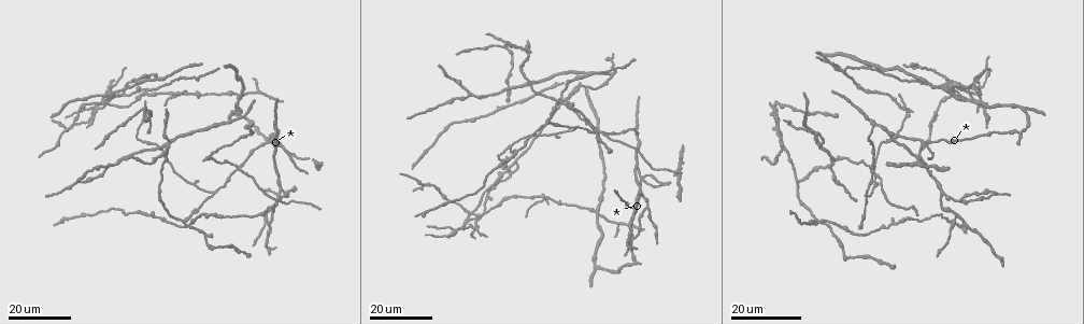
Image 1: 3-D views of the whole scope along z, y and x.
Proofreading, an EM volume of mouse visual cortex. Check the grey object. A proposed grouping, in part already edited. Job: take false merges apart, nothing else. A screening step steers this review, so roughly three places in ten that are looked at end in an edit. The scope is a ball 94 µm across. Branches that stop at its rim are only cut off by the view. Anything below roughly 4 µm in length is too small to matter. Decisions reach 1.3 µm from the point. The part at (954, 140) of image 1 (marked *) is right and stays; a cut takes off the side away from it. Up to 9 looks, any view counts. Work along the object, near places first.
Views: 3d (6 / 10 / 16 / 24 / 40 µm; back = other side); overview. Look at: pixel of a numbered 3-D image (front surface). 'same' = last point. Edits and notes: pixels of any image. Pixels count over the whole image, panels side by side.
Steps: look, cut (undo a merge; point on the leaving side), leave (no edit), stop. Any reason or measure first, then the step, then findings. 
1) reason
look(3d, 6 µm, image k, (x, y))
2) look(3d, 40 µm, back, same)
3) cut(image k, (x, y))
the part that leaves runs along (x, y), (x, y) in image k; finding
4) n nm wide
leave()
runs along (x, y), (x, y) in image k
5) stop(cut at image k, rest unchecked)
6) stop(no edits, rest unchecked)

look(3d, 16 µm, image 1, (275, 129))

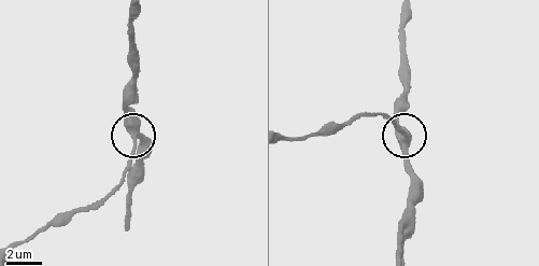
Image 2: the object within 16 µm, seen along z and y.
closer look
look(3d, 6 µm, image 2, (403, 138))

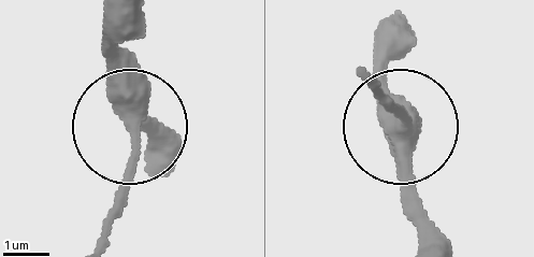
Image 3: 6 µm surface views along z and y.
side arm 16 µm
leave()
runs along (147, 147), (112, 52), (112, 9) in image 3; one neuron here

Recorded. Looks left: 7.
four arms meet
look(3d, 24 µm, image 1, (236, 166))

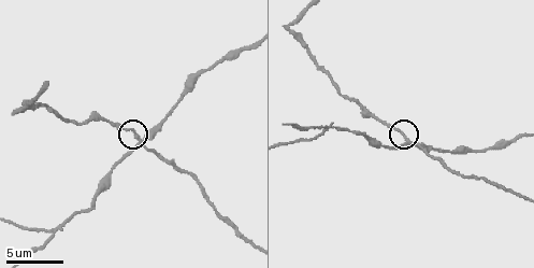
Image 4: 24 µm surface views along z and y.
look(3d, 10 µm, image 4, (139, 140))

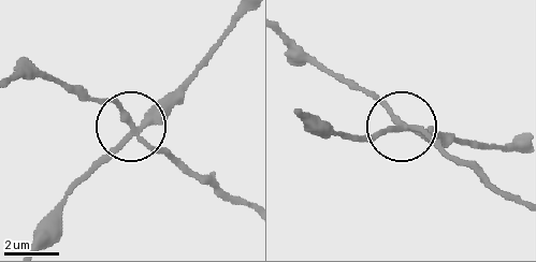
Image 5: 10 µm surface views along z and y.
4 arms
cut(image 5, (165, 148))
the part that leaves runs along (403, 125), (286, 41) in image 5; two neurons meet here

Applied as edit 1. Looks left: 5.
branch point
look(3d, 16 µm, image 1, (859, 233))

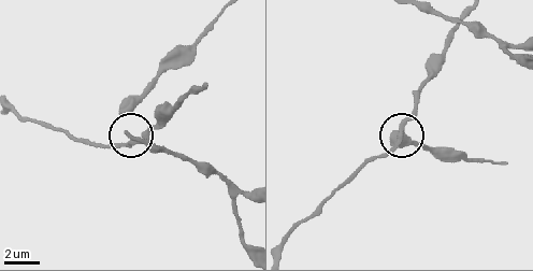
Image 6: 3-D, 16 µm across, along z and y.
look(3d, 6 µm, image 6, (401, 126))

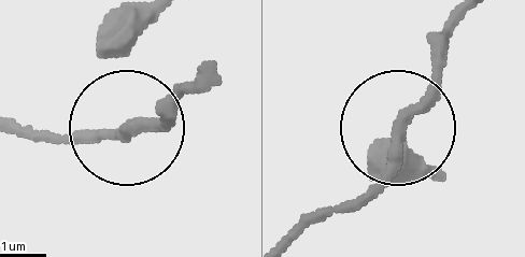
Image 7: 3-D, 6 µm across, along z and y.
look(3d, 6 µm, back, image 7, (401, 126))

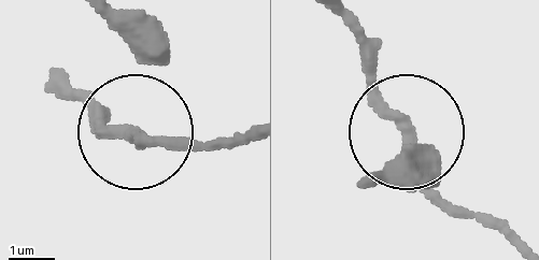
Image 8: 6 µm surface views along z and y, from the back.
leave()
runs along (100, 19), (135, 54), (135, 134), (200, 146) in image 8; all the same neuron

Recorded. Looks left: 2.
a fork
look(3d, 16 µm, image 4, (53, 230))

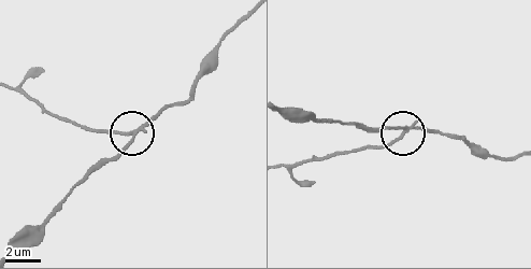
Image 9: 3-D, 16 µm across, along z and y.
look(3d, 16 µm, back, image 9, (133, 134))

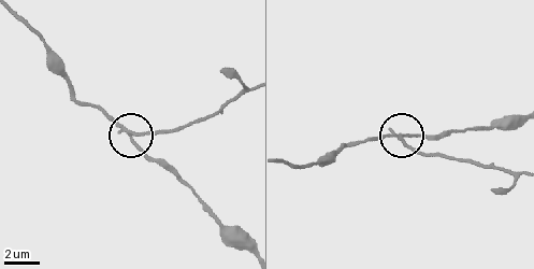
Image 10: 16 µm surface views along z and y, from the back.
160 nm wide
cut(image 10, (148, 132))
the part that leaves runs along (129, 131), (171, 131), (192, 125), (214, 116), (245, 93) in image 10; a second neuron is stuck on

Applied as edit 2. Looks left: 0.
stop(cut at image 5, cut at image 10, rest unchecked)

